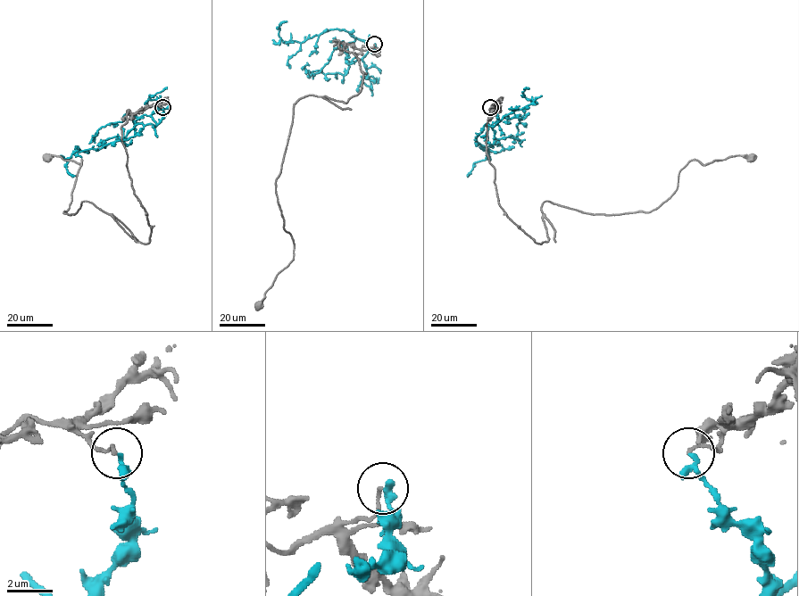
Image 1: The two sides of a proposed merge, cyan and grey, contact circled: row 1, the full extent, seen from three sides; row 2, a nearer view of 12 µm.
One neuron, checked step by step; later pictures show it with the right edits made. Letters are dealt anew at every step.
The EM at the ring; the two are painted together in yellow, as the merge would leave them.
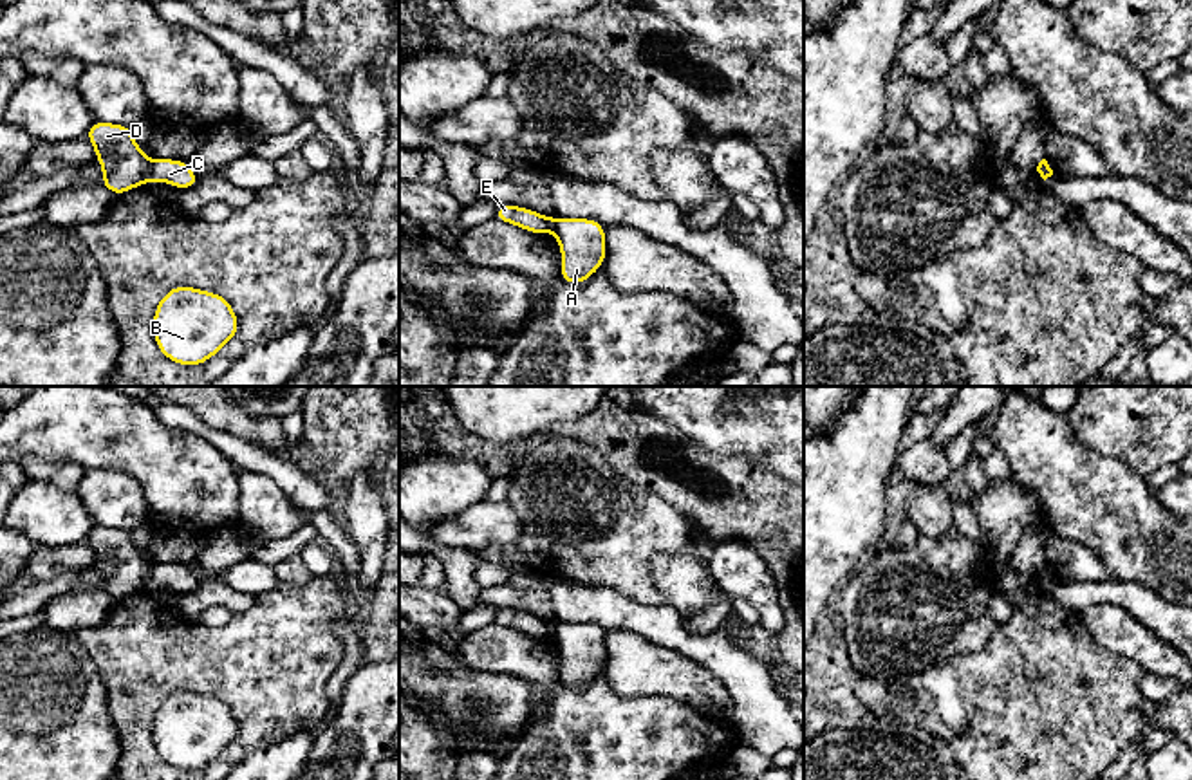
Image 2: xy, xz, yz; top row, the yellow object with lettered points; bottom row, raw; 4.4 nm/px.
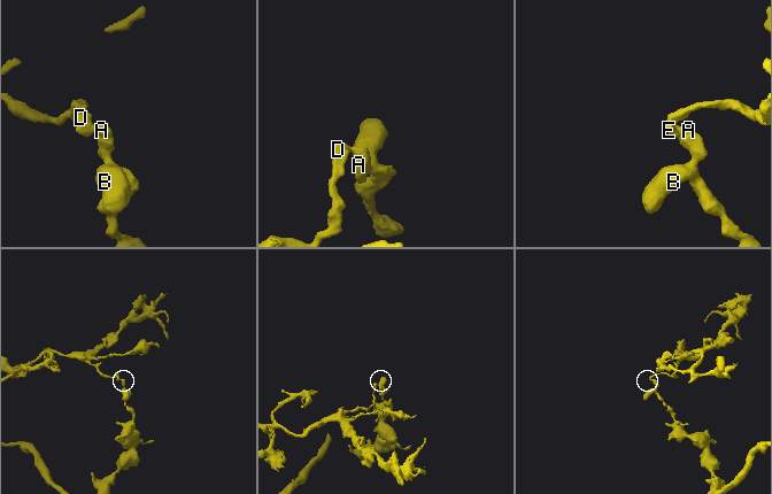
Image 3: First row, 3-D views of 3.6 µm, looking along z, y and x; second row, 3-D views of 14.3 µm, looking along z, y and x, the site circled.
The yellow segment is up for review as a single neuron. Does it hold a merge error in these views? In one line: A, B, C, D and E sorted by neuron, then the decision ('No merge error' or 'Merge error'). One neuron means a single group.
Groups: A B C / D E. Merge error

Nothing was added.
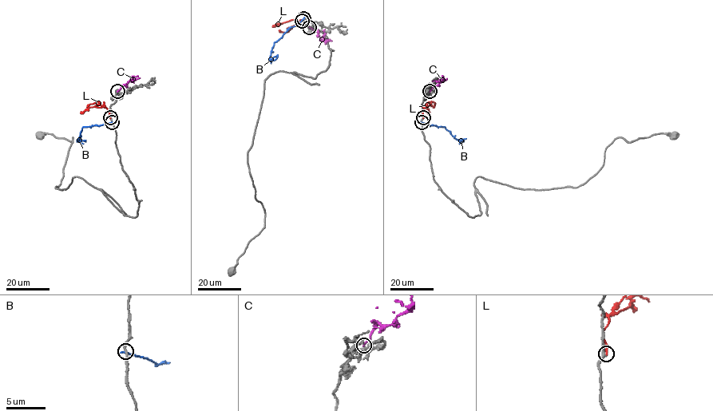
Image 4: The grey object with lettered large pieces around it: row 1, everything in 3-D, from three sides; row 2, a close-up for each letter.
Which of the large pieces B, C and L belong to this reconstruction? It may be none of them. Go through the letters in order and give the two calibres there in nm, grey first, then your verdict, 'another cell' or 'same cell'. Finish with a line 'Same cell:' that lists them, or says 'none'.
B: 220 nm thick on the grey side, 200 nm on the other; another cell
C: 340 nm thick on the grey side, 170 nm on the other; same cell
L: 220 nm thick on the grey side, 200 nm on the other; same cell
Same cell: C, L

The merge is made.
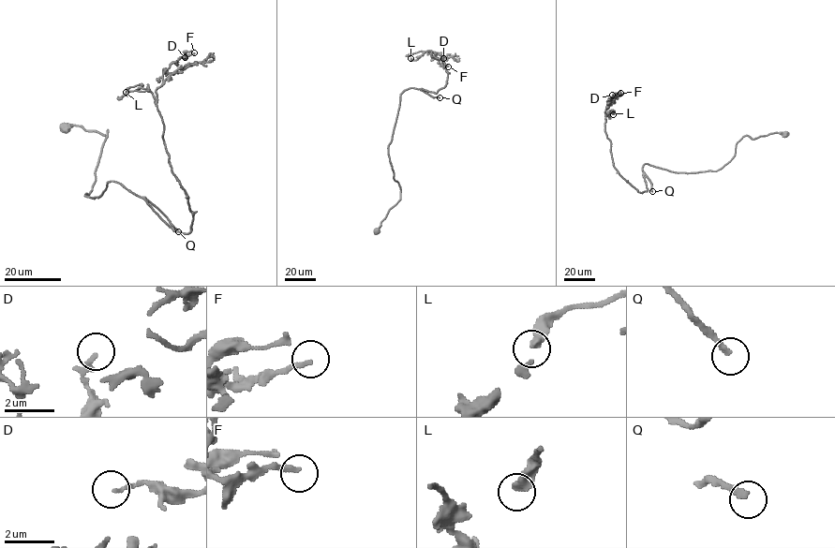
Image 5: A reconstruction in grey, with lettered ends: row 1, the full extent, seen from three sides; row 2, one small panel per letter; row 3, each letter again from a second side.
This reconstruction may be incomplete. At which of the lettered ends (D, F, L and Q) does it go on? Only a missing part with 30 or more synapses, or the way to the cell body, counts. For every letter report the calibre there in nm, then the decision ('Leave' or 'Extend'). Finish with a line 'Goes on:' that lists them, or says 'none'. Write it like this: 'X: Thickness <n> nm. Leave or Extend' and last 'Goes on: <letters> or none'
D: Thickness 170 nm. Leave
F: Thickness 130 nm. Leave
L: Thickness 400 nm. Leave
Q: Thickness 200 nm. Extend
Goes on: Q

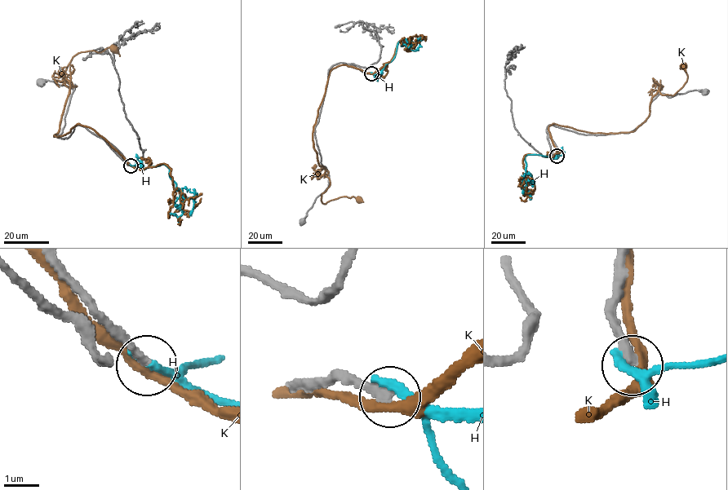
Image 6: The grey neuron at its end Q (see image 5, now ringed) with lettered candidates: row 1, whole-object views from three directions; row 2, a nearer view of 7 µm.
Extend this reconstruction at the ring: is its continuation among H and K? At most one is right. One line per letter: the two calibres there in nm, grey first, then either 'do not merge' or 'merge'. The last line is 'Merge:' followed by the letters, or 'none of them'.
H: 240/280 nm | do not merge
K: 240/280 nm | do not merge
Merge: none of them

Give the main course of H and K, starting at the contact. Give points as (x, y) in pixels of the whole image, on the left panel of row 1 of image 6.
H: (130, 165), (143, 169), (164, 164), (169, 169), (170, 177), (181, 189), (184, 199), (182, 214), (169, 215)
K: (130, 165), (90, 128), (79, 124), (54, 135), (69, 83), (76, 86), (65, 81), (71, 59), (114, 49)

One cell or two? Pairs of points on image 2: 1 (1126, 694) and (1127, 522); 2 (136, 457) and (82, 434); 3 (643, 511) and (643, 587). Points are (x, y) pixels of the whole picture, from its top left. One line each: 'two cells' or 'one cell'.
1: two cells
2: one cell
3: one cell

